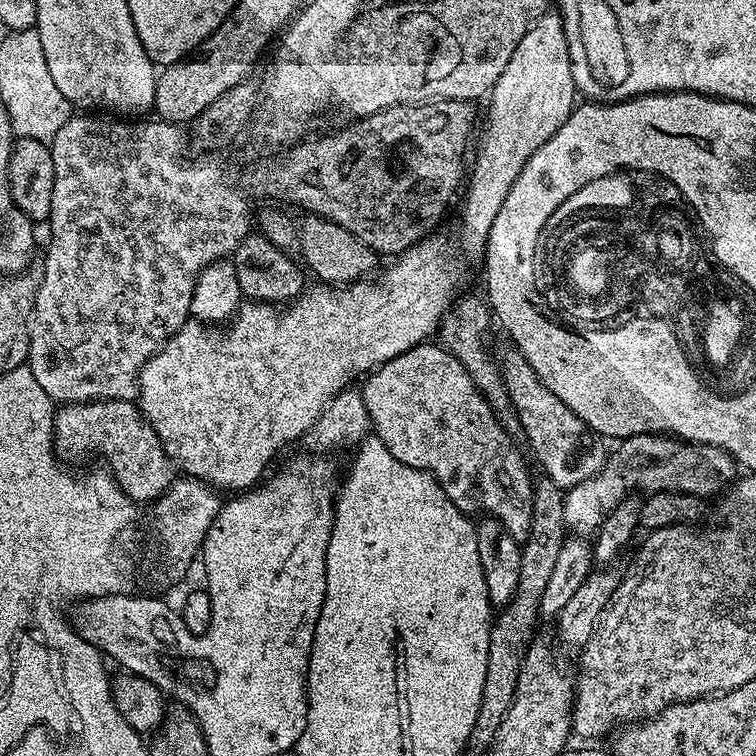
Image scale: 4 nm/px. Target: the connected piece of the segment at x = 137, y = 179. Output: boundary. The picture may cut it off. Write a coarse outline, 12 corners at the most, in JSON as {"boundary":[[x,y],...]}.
{"boundary":[[73,114],[27,368],[130,400],[254,228],[159,118]]}

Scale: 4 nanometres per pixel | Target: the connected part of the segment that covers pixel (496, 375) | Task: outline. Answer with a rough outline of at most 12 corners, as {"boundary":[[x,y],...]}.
{"boundary":[[461,295],[440,321],[439,343],[466,368],[513,438],[521,431],[501,365],[492,309]]}

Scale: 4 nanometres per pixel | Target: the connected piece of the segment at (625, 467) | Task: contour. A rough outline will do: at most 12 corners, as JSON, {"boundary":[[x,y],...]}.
{"boundary":[[625,436],[567,489],[564,527],[595,533],[636,492],[715,497],[734,461],[709,444]]}

